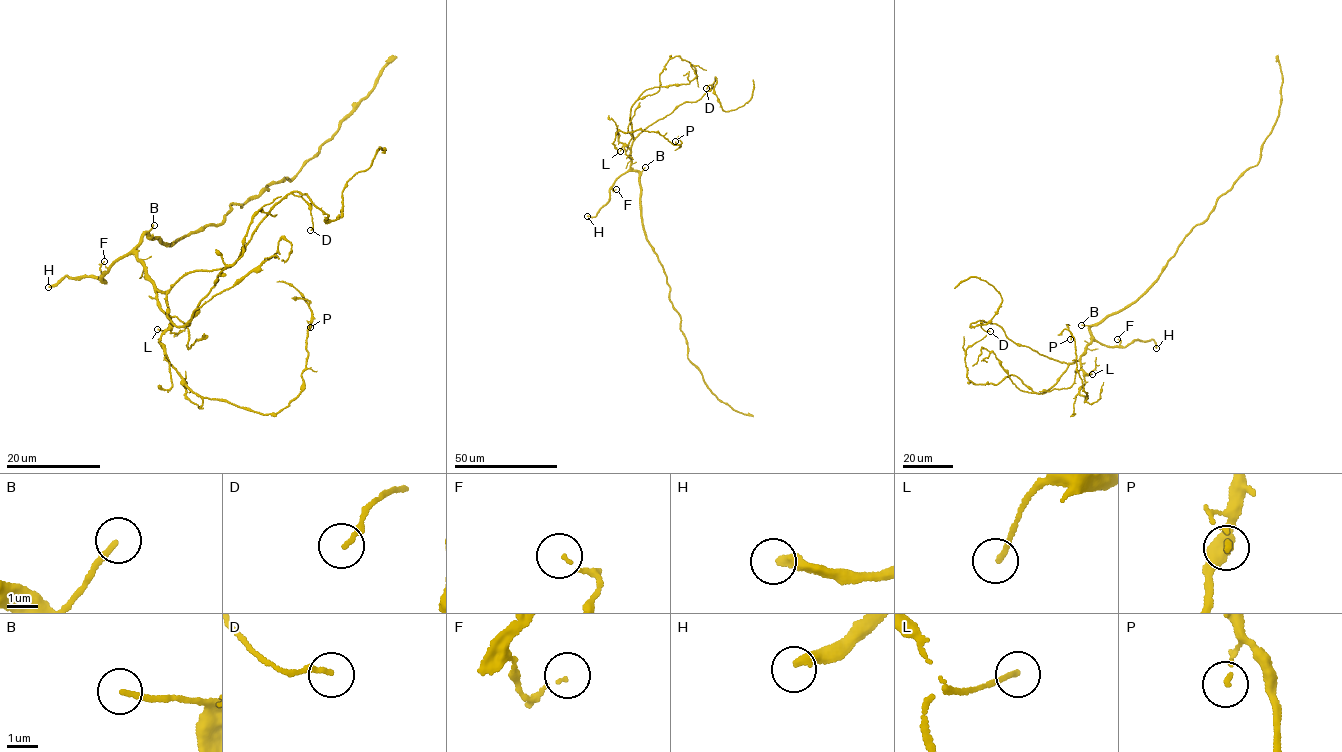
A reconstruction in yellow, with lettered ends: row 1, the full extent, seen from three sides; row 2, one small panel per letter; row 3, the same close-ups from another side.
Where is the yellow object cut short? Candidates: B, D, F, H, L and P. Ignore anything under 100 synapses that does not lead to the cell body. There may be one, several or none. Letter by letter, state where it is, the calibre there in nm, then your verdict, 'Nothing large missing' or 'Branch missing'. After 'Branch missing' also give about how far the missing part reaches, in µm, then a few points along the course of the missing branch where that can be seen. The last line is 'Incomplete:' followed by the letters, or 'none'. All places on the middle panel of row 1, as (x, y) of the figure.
B: Place: (645, 167). Thickness 160 nm. Branch missing. Missing length about 120 µm
D: Place: (706, 88). Thickness 150 nm. Nothing large missing
F: Place: (616, 189). Thickness 70 nm. Nothing large missing
H: Place: (587, 216). Thickness 340 nm. Branch missing. Missing length about 180 µm
L: Place: (620, 151). Thickness 140 nm. Nothing large missing
P: Place: (675, 141). Thickness 130 nm. Nothing large missing
Incomplete: B, H

